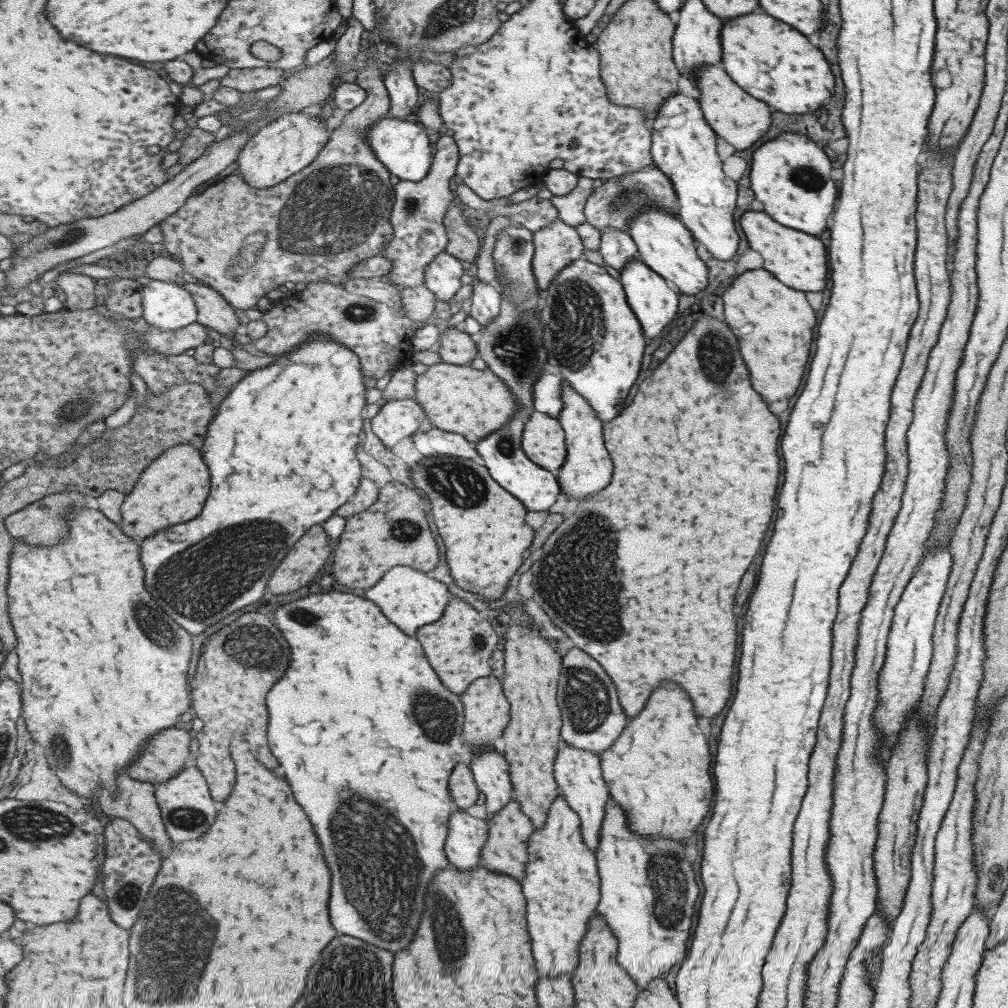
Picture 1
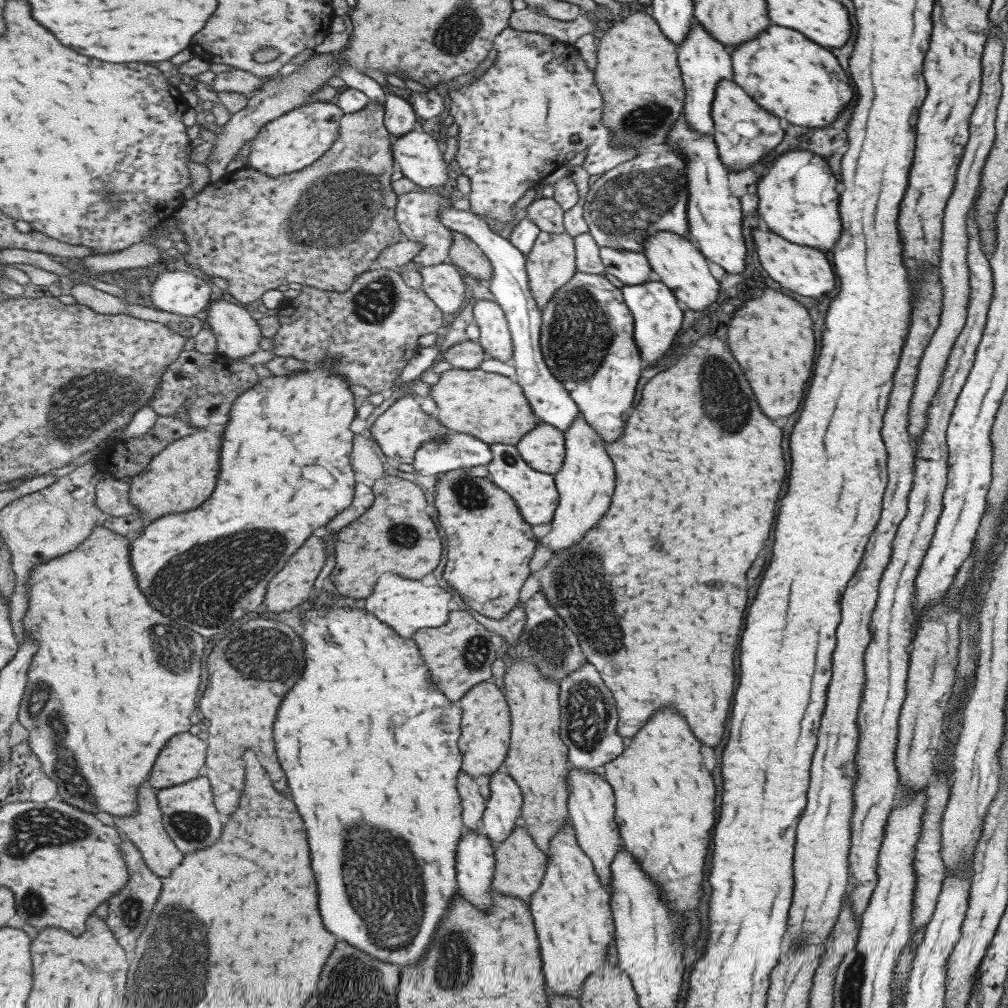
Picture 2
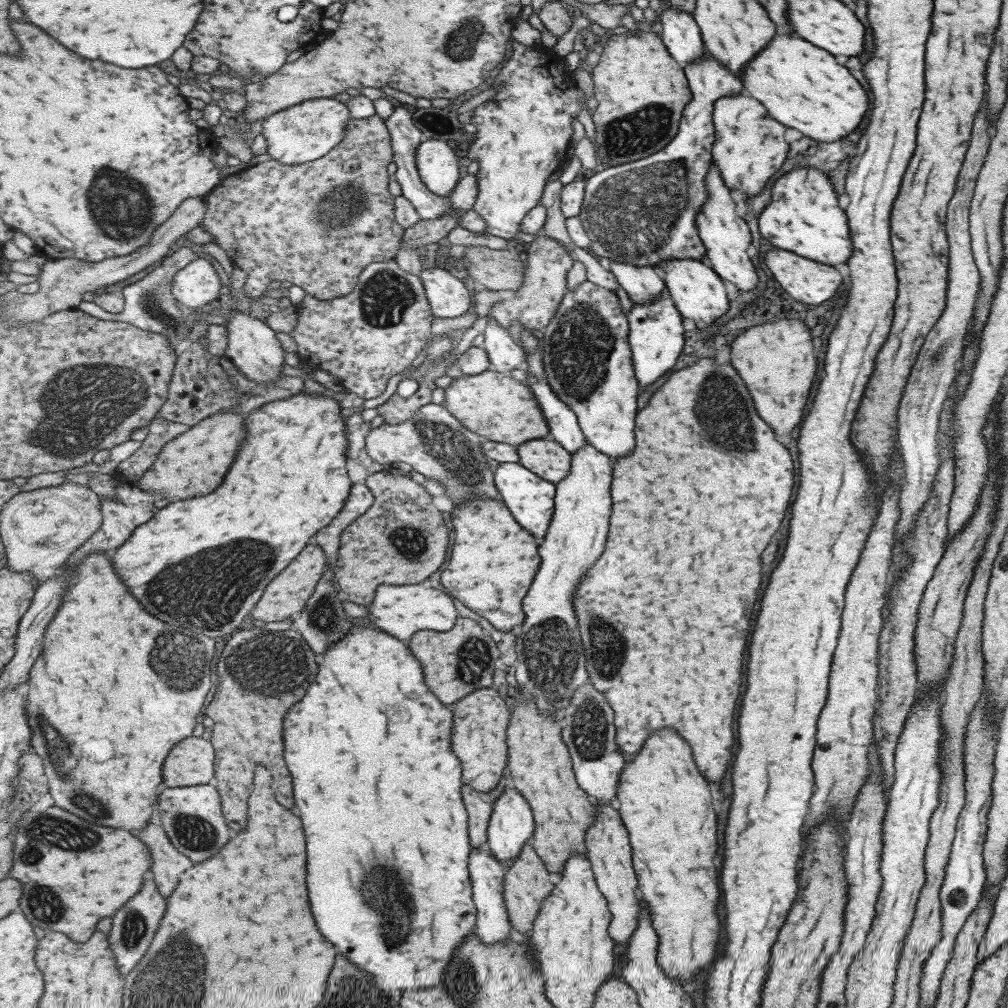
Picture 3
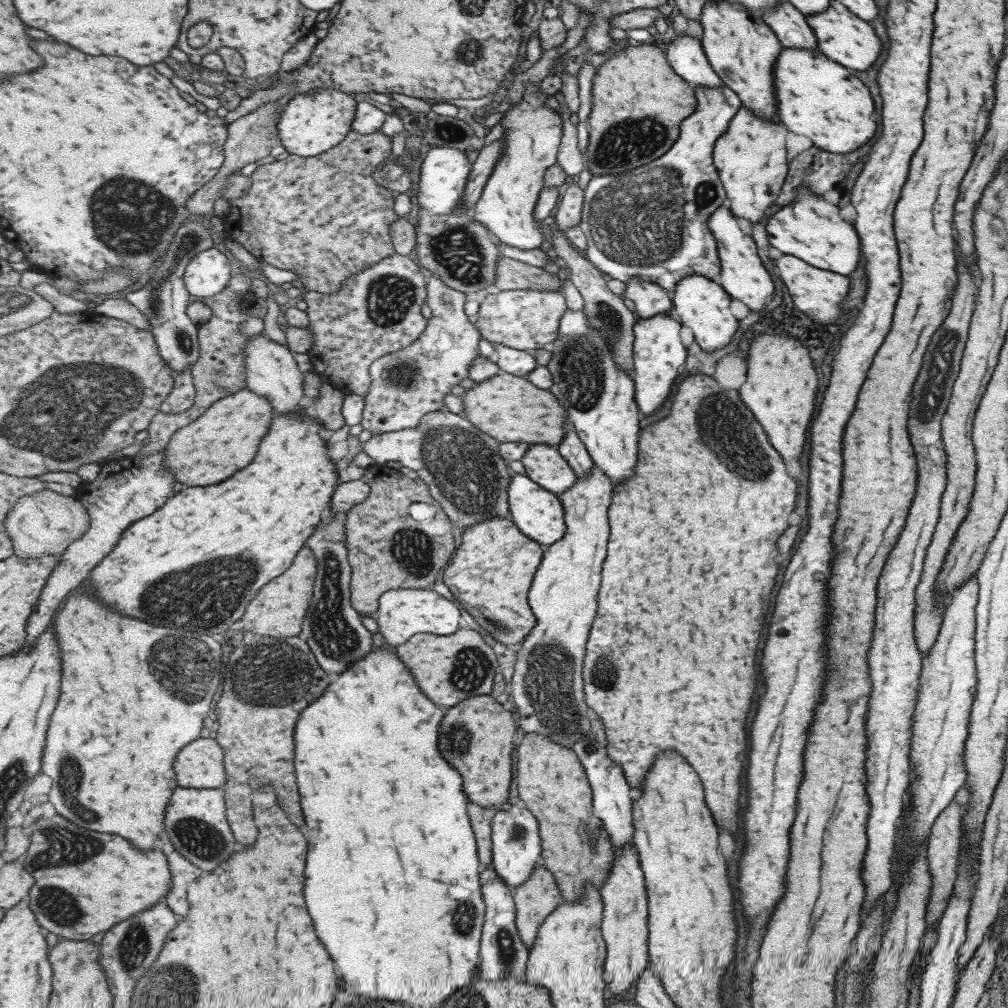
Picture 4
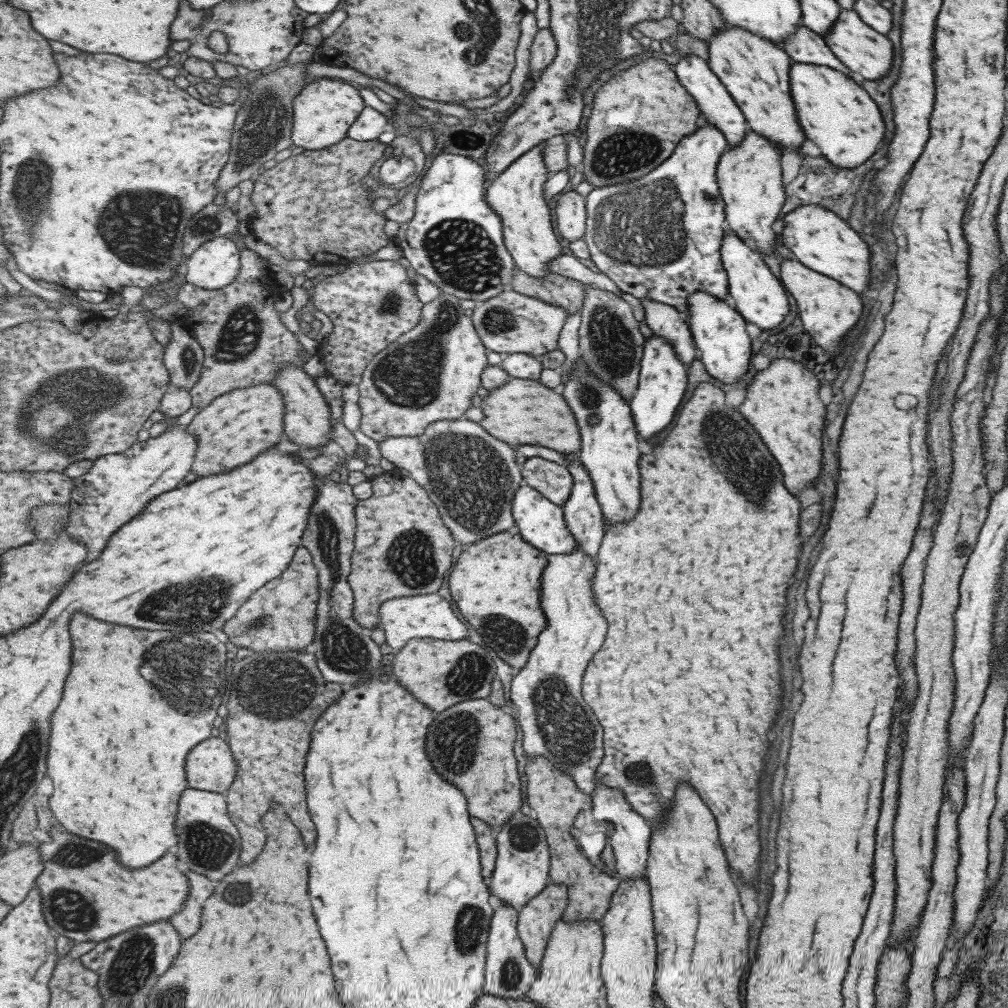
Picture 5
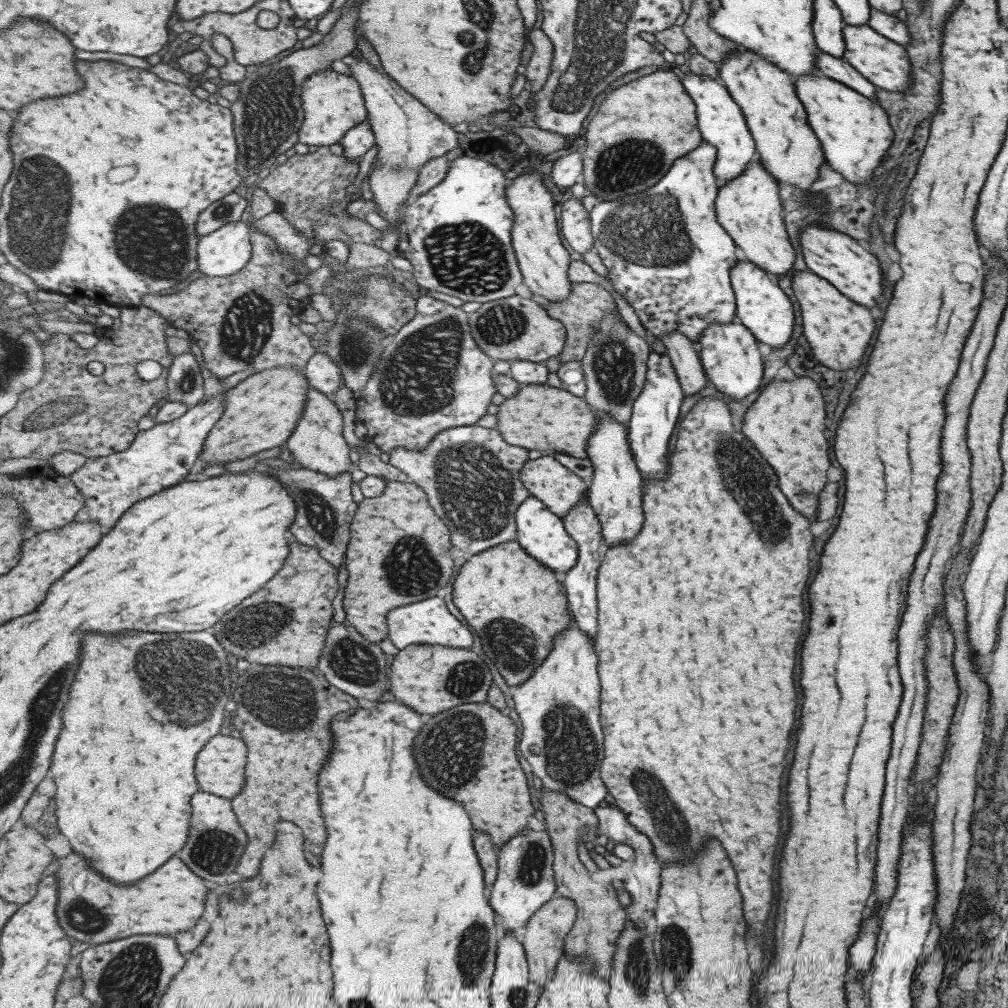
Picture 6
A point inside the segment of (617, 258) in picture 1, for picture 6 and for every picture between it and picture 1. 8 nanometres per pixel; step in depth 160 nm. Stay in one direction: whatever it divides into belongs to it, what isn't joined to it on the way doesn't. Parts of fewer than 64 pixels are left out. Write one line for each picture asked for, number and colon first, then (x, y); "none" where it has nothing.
2: (630, 268)
3: (642, 283)
4: (647, 299)
5: (663, 320)
6: (684, 357)

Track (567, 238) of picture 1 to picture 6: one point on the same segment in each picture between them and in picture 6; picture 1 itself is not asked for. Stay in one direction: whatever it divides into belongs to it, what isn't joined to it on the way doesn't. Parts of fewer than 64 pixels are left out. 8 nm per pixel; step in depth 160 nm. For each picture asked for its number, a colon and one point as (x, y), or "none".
2: (550, 264)
3: (533, 305)
4: (527, 320)
5: (509, 323)
6: (514, 328)

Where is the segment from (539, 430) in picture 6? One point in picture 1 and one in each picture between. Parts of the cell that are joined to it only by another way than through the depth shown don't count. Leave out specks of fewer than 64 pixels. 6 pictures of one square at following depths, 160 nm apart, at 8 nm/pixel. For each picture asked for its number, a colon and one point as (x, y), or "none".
1: (475, 403)
2: (491, 407)
3: (502, 409)
4: (509, 408)
5: (521, 411)

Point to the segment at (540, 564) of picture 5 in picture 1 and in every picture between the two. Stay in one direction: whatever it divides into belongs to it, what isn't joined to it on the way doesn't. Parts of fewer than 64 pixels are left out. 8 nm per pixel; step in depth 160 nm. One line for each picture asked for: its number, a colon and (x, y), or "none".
1: (482, 525)
2: (489, 543)
3: (494, 559)
4: (491, 573)

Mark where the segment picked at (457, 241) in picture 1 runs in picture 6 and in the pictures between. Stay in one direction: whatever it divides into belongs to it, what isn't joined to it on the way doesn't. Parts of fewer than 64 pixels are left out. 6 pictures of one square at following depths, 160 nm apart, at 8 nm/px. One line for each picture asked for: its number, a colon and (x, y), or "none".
2: (466, 254)
3: (503, 270)
4: (512, 275)
5: (557, 290)
6: (580, 313)

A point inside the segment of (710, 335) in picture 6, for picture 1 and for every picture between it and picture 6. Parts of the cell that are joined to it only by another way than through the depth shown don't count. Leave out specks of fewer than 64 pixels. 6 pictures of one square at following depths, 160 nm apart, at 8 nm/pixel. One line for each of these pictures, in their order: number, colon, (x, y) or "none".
1: (663, 244)
2: (683, 270)
3: (696, 291)
4: (698, 303)
5: (718, 330)

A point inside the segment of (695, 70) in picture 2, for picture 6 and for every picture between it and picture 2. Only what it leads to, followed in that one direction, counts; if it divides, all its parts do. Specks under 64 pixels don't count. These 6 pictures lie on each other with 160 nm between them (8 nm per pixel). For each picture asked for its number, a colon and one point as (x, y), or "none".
3: (642, 213)
4: (650, 222)
5: (658, 236)
6: (664, 252)

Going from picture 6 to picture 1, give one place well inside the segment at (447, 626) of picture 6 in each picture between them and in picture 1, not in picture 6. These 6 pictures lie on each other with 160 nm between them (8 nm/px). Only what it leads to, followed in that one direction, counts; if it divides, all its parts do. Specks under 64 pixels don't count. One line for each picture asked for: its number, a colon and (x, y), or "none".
1: (410, 598)
2: (408, 605)
3: (402, 610)
4: (403, 613)
5: (433, 617)

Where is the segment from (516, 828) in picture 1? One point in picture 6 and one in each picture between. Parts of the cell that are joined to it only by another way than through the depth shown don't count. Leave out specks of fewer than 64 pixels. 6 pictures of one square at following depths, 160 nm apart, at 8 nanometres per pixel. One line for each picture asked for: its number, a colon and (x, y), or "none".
2: (520, 864)
3: (527, 882)
4: (539, 895)
5: (536, 919)
6: (543, 943)

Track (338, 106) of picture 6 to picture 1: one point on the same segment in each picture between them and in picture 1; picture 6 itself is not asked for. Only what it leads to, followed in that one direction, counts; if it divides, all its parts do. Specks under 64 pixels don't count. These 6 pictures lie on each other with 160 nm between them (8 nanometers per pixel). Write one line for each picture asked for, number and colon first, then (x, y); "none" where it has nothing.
1: (284, 147)
2: (294, 141)
3: (308, 131)
4: (312, 123)
5: (324, 111)

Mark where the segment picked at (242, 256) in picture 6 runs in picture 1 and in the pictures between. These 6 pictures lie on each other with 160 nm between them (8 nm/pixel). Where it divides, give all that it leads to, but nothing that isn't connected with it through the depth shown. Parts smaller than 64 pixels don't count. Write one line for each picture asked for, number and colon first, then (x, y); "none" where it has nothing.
1: (168, 306)
2: (179, 292)
3: (195, 286)
4: (208, 274)
5: (217, 264)

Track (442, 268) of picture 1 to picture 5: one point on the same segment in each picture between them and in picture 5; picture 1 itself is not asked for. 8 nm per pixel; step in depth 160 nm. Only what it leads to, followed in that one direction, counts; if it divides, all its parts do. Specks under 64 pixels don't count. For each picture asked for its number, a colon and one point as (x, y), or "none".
2: (443, 283)
3: (449, 297)
4: (407, 385)
5: (430, 375)

